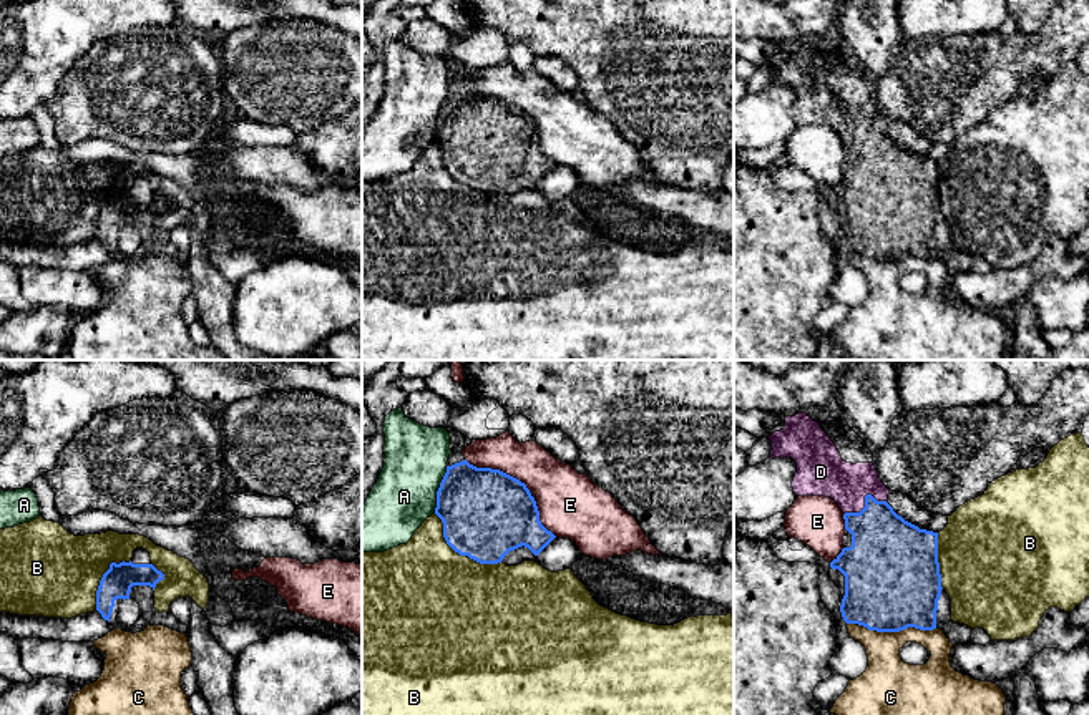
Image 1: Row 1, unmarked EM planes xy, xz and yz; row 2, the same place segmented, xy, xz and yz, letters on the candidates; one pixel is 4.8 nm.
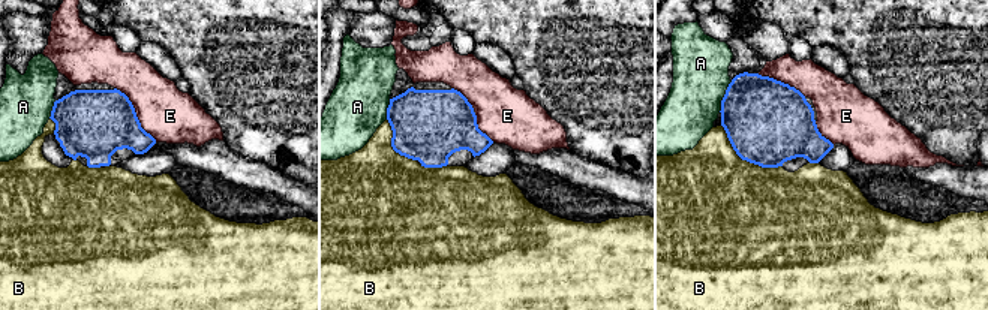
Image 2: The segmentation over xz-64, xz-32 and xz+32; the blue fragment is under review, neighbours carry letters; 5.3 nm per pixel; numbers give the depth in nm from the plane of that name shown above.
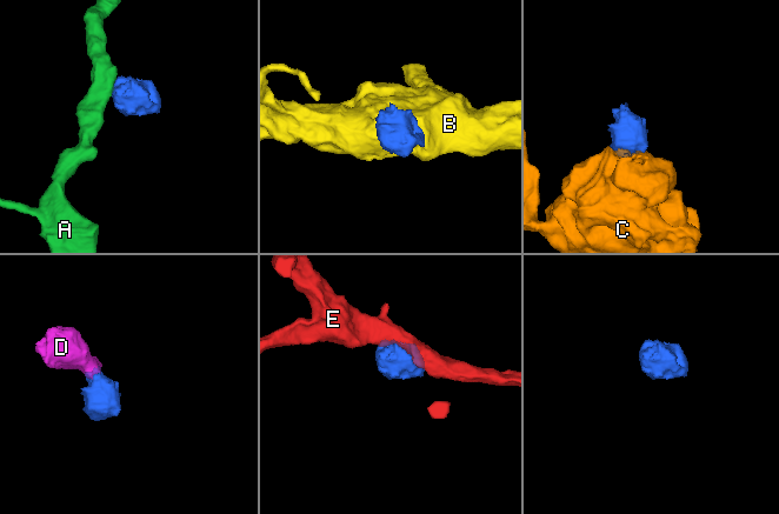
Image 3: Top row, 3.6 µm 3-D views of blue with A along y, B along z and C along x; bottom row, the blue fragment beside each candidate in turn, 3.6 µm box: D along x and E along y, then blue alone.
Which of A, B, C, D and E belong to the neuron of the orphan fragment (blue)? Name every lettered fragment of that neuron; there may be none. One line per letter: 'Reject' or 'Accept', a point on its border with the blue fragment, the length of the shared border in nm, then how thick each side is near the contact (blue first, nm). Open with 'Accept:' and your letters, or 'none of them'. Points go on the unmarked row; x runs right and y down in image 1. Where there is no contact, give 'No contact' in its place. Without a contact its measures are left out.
Accept: D
A: Reject. Touches blue at xz (439, 118). Shared border 240 nm. Thickness 420 nm (blue) against 300 nm
B: Reject. Touches blue at xy (102, 206). Shared border 300 nm. Thickness 150 nm (blue) against 420 nm
C: Reject. Touches blue at yz (892, 259). Shared border 440 nm. Thickness 460 nm (blue) against 240 nm
D: Accept. Touches blue at yz (865, 130). Shared border 220 nm. Thickness 340 nm (blue) against 220 nm
E: Reject. Touches blue at xz (498, 98). Shared border 360 nm. Thickness 420 nm (blue) against 200 nm

